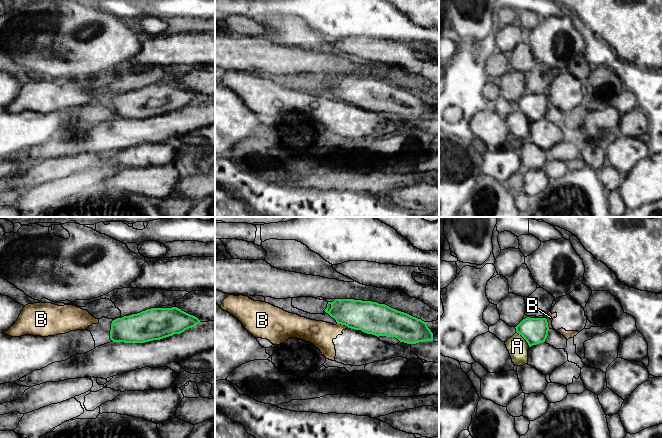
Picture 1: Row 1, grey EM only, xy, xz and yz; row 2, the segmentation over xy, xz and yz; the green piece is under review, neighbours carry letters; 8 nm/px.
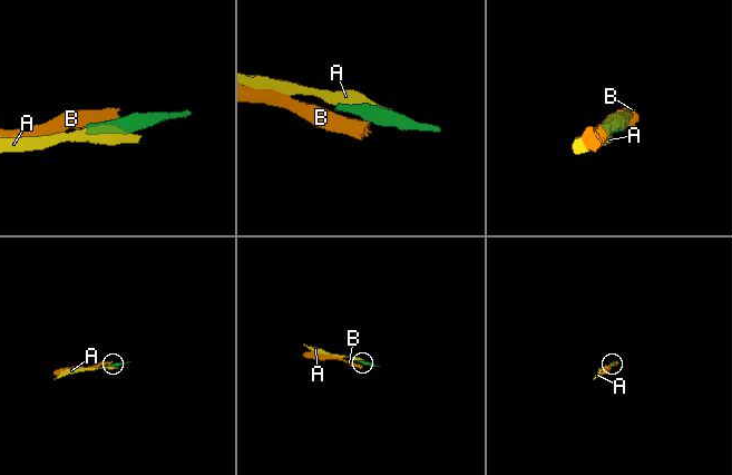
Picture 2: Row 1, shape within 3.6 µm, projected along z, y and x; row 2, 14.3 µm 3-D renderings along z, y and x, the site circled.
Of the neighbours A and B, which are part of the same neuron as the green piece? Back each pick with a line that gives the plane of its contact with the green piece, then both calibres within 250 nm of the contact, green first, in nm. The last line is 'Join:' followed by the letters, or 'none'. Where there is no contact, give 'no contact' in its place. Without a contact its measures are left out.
Join: none

